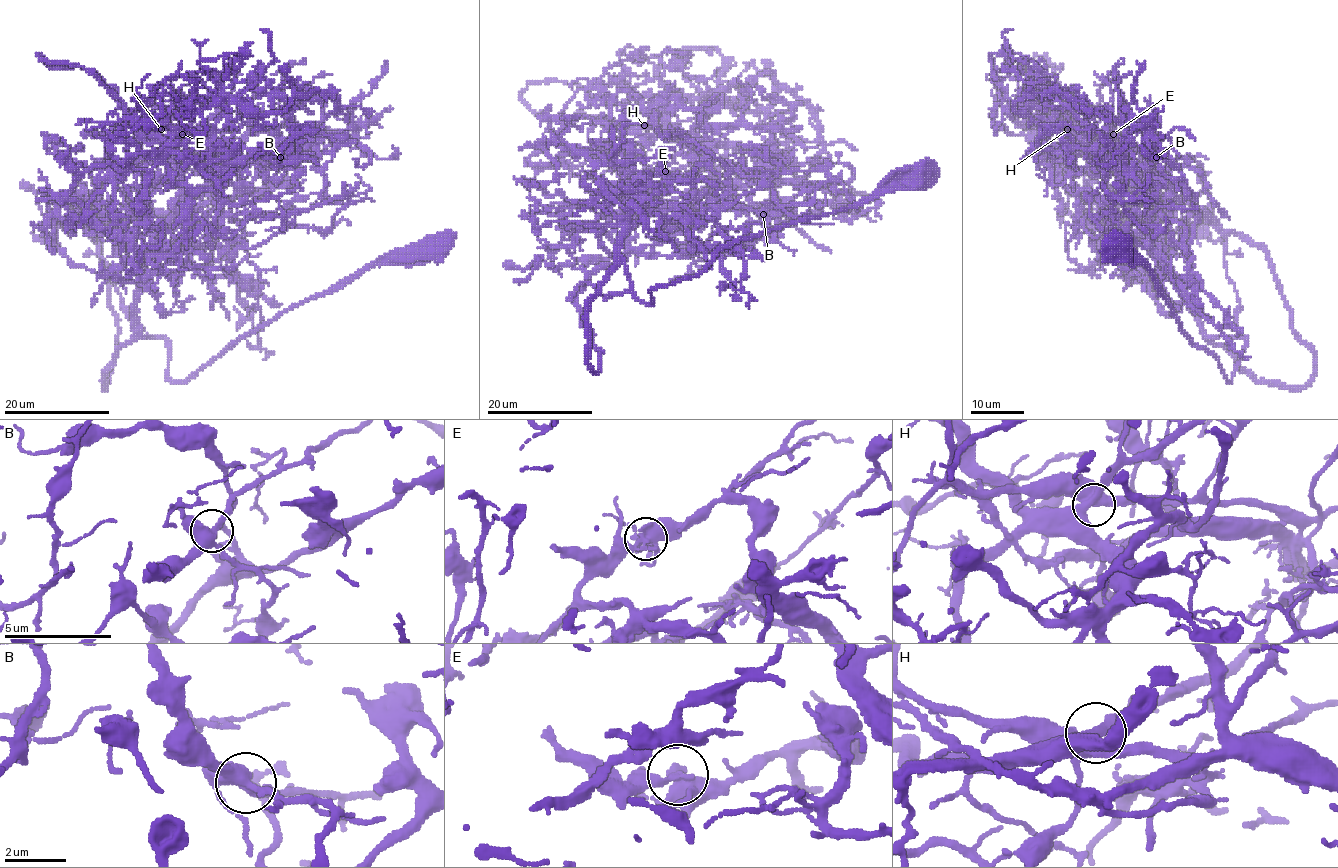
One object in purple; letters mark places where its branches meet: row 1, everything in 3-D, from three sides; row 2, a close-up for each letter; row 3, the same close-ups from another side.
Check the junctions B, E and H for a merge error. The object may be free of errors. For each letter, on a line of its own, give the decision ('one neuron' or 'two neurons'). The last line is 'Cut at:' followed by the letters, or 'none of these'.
B: one neuron
E: two neurons
H: one neuron
Cut at: E

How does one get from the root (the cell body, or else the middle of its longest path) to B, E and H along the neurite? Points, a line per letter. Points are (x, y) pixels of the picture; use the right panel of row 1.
B: (1115, 246), (1153, 273), (1228, 381), (1246, 339), (1207, 336), (1177, 283), (1129, 162), (1156, 157)
E: (1115, 246), (1153, 273), (1180, 327), (1228, 381), (1246, 339), (1202, 331), (1148, 190), (1125, 173), (1112, 134)
H: (1115, 246), (1153, 273), (1228, 381), (1246, 339), (1202, 331), (1144, 236), (1114, 219), (1096, 132), (1067, 129)

